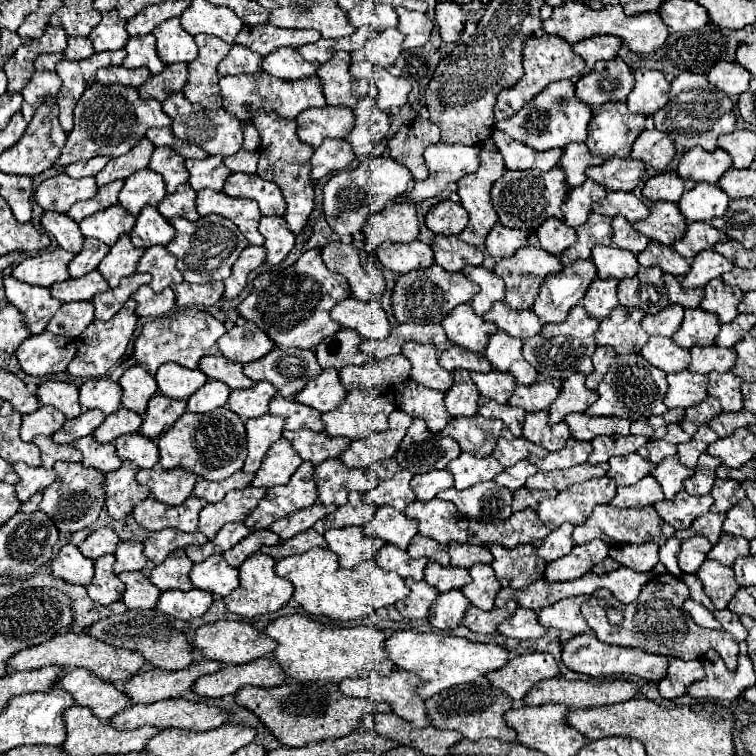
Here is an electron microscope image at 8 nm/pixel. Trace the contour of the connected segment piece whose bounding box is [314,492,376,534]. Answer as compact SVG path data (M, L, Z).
M354 492L348 496L346 506L336 508L330 516L324 516L322 520L318 520L318 524L314 524L314 528L324 534L330 528L346 528L346 526L364 526L372 520L376 512L376 506L366 504L366 500L362 500L362 494Z

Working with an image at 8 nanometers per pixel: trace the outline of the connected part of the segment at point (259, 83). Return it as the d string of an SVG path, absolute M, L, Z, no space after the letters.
M254 72L254 74L238 74L238 76L226 76L220 78L220 90L222 90L222 98L224 98L224 110L232 112L238 120L242 120L244 124L248 122L246 116L246 106L254 104L258 108L264 108L268 112L276 112L284 118L296 118L300 112L308 110L308 108L320 108L326 106L324 94L322 94L322 84L318 80L318 76L308 76L302 80L278 80L266 72Z

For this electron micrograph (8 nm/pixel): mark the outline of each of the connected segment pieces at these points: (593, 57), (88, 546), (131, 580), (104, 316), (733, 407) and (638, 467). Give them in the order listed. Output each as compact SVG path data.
M598 34L598 36L592 36L592 38L580 40L578 44L572 46L572 50L586 62L586 74L588 74L588 72L592 72L592 68L598 60L616 58L620 46L622 46L622 40L618 36Z
M98 528L80 544L80 552L86 554L90 560L96 560L104 554L112 554L118 542L120 538L112 528Z
M122 572L118 578L126 584L122 602L128 608L150 610L156 606L158 598L160 598L160 590L142 572Z
M134 274L130 278L124 278L120 286L108 288L106 292L94 296L94 308L96 308L96 320L110 320L124 304L126 300L144 284L150 284L150 274Z
M710 372L708 374L710 382L708 382L708 394L718 398L722 402L722 410L724 412L738 412L744 408L742 402L742 380L732 374L732 372Z
M638 454L614 456L608 462L610 462L608 478L612 478L616 482L616 486L632 486L638 480L642 480L644 476L648 476L652 472L652 468L654 468L652 462L644 460Z

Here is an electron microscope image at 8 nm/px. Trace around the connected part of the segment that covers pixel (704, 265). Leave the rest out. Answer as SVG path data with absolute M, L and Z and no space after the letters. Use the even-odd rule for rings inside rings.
M716 250L700 252L698 256L694 256L690 264L692 264L690 272L684 278L680 278L680 284L684 288L704 288L712 278L720 278L722 274L734 268L734 264Z

